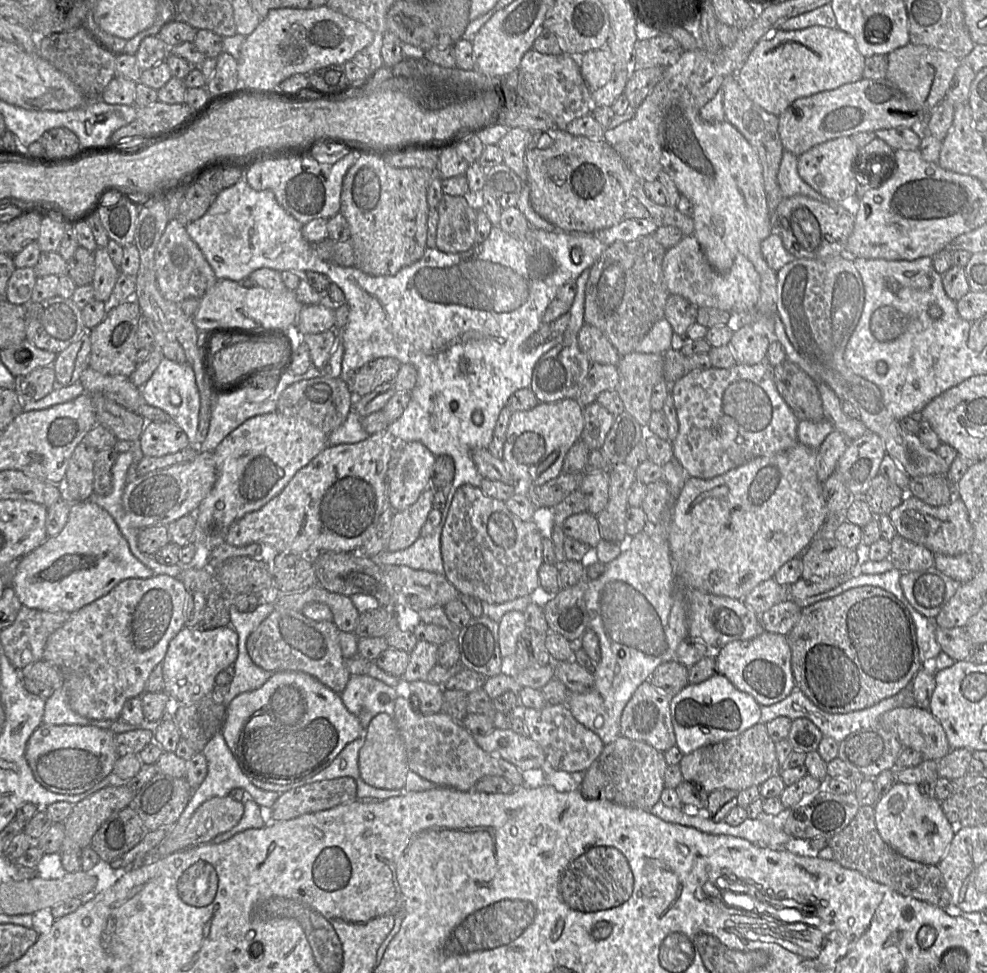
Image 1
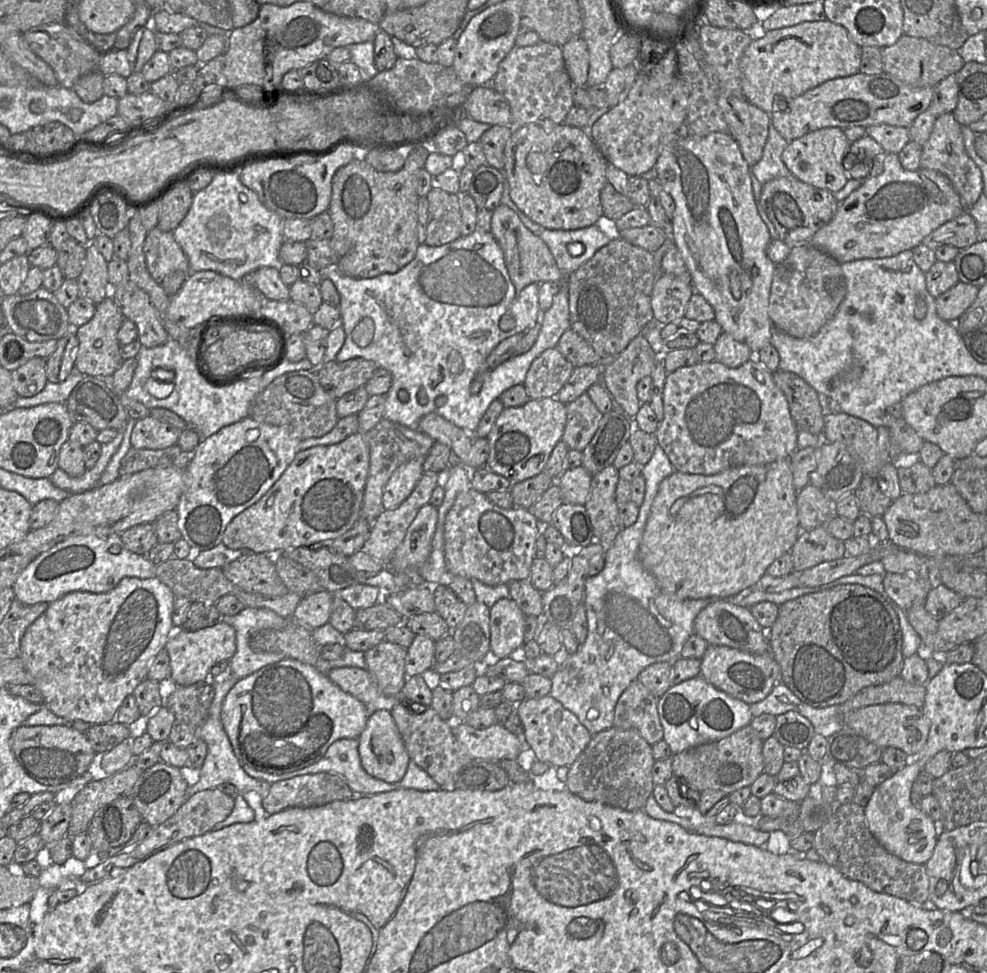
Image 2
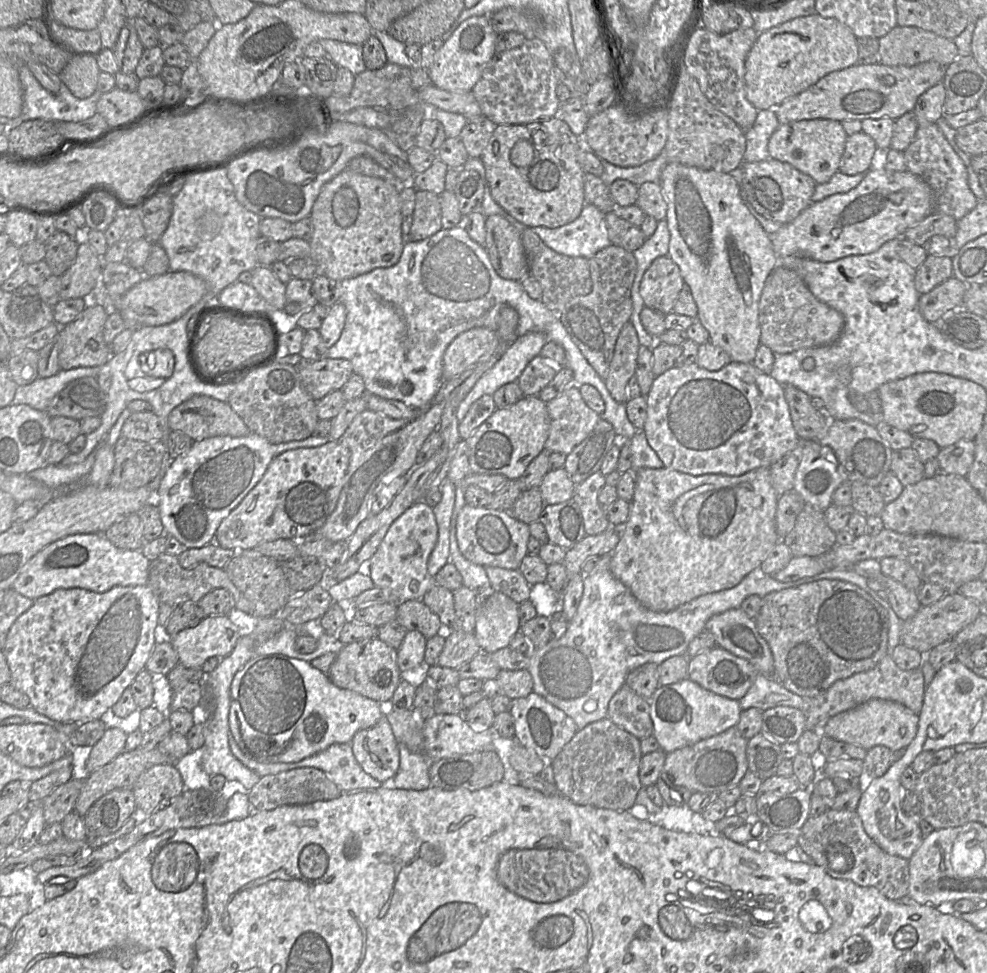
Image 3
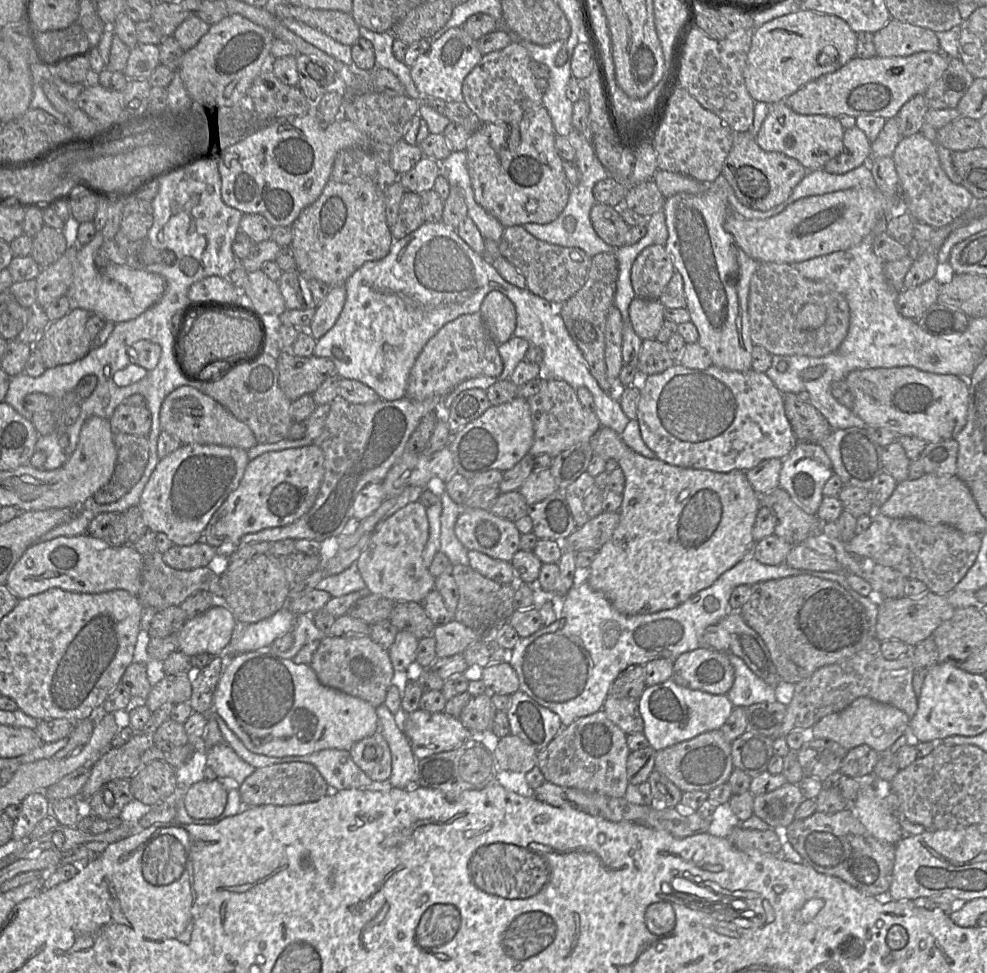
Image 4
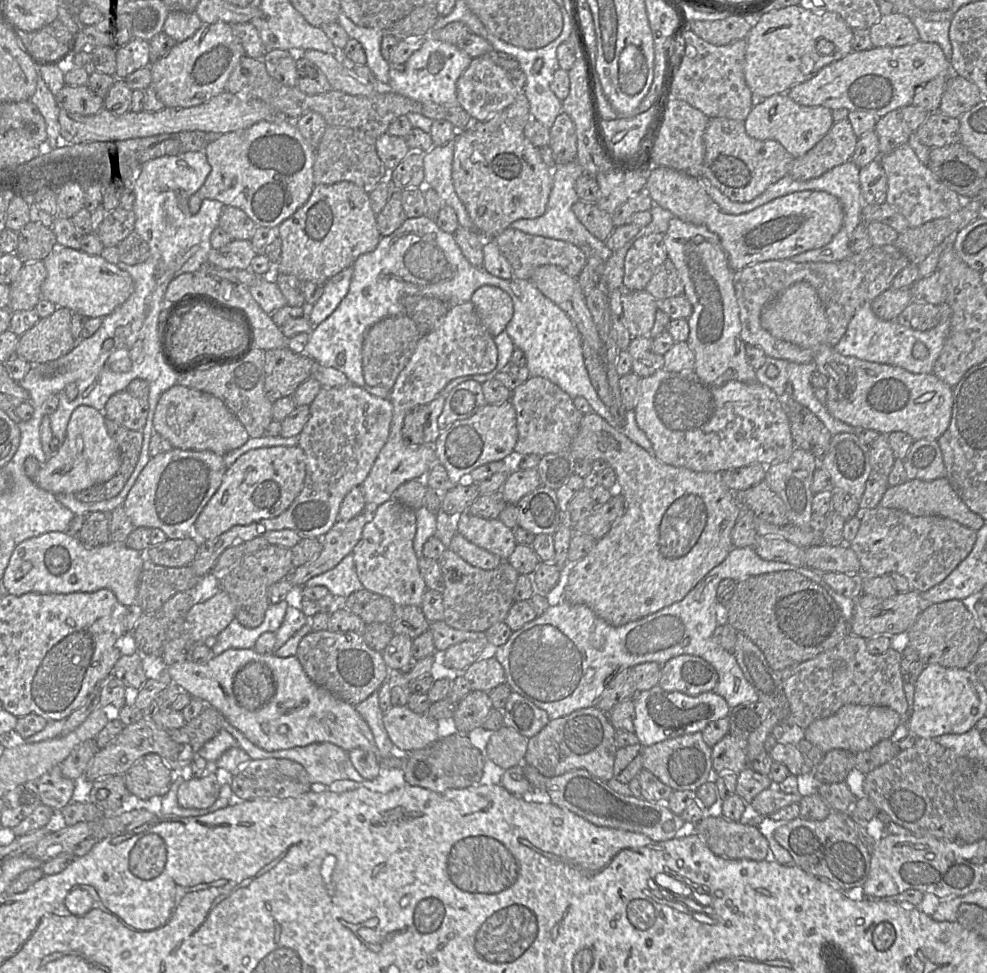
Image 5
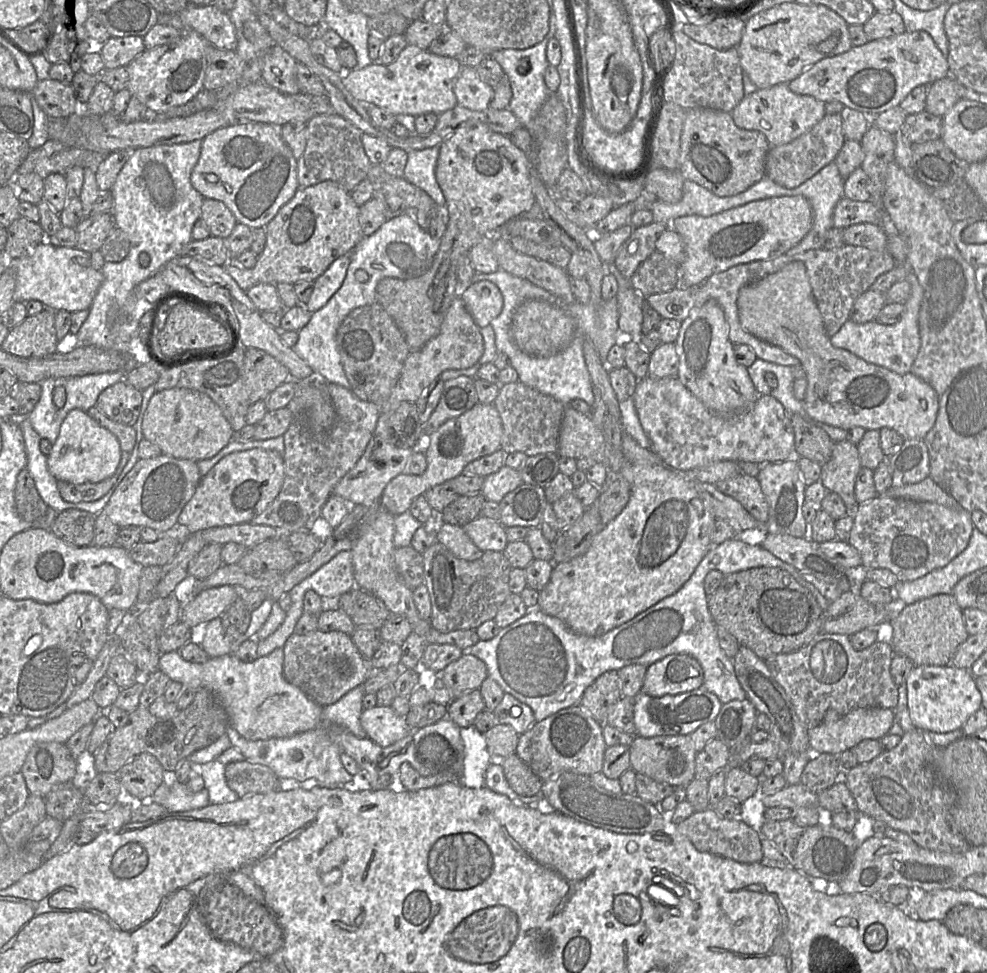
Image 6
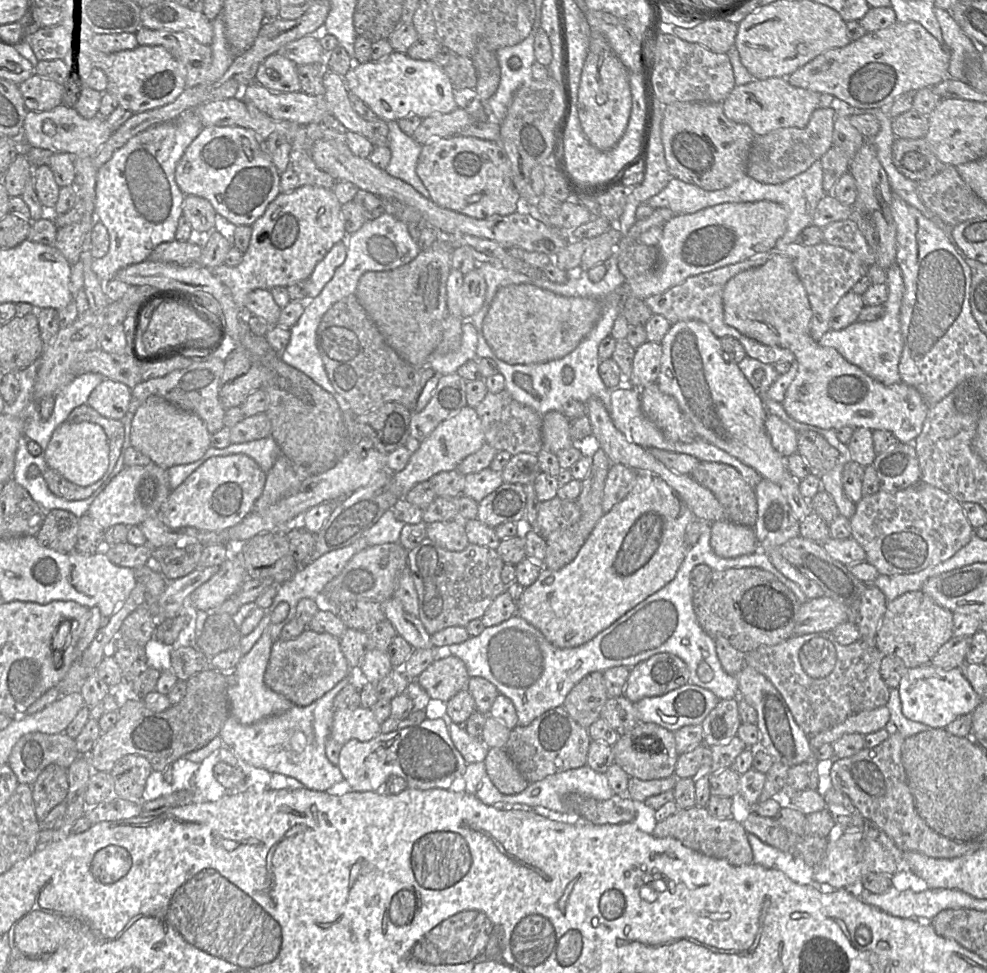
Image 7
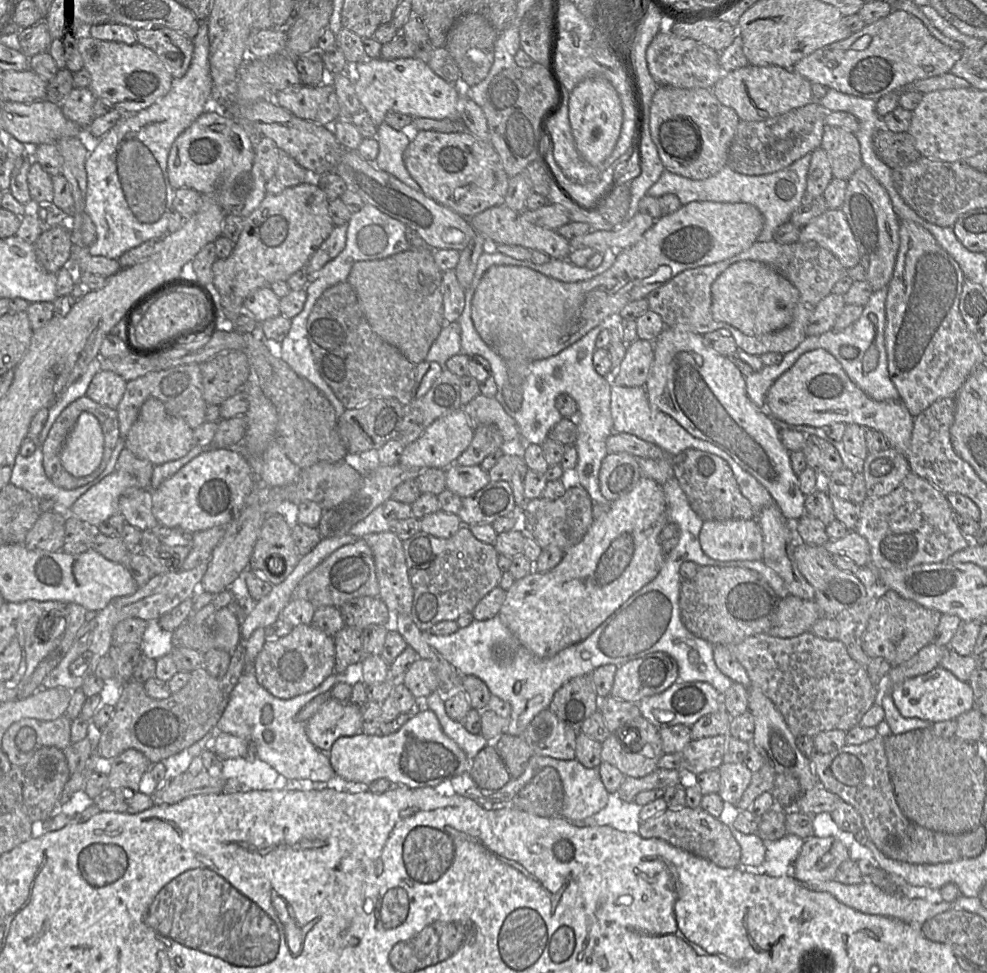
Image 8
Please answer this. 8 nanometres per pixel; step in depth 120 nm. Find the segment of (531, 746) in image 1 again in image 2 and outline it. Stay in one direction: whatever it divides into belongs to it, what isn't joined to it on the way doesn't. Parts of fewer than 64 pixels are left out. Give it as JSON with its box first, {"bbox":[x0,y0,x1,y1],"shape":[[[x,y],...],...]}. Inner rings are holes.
{"bbox":[451,722,523,760],"shape":[[[465,722],[451,723],[451,726],[456,739],[474,759],[516,760],[523,749],[521,739],[502,724],[486,729],[475,729]]]}

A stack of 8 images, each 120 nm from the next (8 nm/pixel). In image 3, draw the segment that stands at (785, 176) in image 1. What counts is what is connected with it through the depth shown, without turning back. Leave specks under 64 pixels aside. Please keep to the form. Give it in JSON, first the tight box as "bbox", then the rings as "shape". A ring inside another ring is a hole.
{"bbox":[744,109,779,162],"shape":[[[774,109],[759,110],[754,124],[745,131],[744,161],[759,162],[771,158],[768,151],[768,142],[778,127],[779,121]]]}

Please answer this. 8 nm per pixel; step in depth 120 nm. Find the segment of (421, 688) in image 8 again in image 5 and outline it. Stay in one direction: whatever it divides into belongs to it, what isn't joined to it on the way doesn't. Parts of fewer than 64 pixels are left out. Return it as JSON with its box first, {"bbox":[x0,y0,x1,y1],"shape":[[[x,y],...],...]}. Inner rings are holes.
{"bbox":[461,657,506,692],"shape":[[[495,657],[479,659],[461,675],[471,691],[489,692],[506,682],[505,671]]]}

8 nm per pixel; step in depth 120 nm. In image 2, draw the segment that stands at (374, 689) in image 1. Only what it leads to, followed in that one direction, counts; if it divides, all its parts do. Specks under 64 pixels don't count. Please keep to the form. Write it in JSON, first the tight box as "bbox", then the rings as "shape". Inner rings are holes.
{"bbox":[327,667,398,716],"shape":[[[334,667],[327,676],[344,692],[361,701],[368,716],[380,709],[390,711],[398,700],[398,695],[382,694],[366,669]]]}

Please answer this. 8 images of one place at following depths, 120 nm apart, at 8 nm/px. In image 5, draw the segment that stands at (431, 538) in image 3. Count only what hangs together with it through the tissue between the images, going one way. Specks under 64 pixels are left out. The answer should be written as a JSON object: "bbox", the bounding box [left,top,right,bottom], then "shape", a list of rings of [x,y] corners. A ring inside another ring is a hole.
{"bbox":[352,498,427,606],"shape":[[[392,498],[374,508],[372,520],[364,526],[352,550],[357,576],[364,589],[388,598],[396,606],[421,606],[427,590],[413,547],[416,528],[415,509]]]}

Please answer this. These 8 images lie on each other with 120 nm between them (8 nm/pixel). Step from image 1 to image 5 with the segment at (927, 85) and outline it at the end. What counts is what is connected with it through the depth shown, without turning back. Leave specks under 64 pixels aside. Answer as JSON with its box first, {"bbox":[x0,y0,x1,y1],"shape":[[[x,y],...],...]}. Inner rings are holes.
{"bbox":[869,12,920,47],"shape":[[[897,12],[882,15],[881,19],[869,28],[869,32],[875,47],[900,47],[920,41],[919,32],[912,20]]]}

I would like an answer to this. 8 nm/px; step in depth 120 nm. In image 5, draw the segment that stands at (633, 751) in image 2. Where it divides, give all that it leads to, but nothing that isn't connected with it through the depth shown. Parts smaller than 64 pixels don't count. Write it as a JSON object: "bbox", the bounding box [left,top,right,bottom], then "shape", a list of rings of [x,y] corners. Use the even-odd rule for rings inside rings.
{"bbox":[524,706,618,782],"shape":[[[595,706],[582,708],[551,720],[537,735],[529,738],[524,762],[547,778],[584,769],[607,782],[614,776],[614,761],[618,750],[615,732],[605,712]]]}

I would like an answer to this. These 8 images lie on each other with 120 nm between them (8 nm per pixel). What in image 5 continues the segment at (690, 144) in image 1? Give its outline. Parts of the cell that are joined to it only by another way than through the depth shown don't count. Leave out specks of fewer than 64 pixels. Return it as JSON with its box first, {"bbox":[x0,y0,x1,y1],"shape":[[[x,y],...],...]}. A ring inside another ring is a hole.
{"bbox":[663,216,755,385],"shape":[[[673,216],[663,240],[668,258],[682,282],[683,295],[692,305],[692,313],[687,319],[689,337],[686,342],[695,356],[693,371],[710,385],[732,380],[755,382],[755,370],[746,359],[747,344],[741,339],[739,306],[733,283],[735,271],[729,265],[719,237],[703,225]]]}

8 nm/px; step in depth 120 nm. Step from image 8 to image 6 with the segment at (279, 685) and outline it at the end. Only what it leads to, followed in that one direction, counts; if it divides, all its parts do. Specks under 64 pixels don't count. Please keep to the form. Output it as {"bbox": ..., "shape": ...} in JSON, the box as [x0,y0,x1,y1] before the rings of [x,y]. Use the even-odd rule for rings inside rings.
{"bbox":[282,631,373,707],"shape":[[[340,631],[293,633],[282,649],[284,678],[321,707],[337,702],[348,691],[362,685],[373,671],[369,659],[360,654],[351,635]]]}

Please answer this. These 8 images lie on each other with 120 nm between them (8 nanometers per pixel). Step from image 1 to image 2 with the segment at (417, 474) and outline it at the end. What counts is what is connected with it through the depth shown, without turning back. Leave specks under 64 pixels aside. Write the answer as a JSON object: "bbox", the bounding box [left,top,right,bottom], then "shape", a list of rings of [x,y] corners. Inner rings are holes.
{"bbox":[383,458,423,510],"shape":[[[416,458],[394,470],[383,490],[384,510],[393,510],[408,498],[423,474],[423,461]]]}

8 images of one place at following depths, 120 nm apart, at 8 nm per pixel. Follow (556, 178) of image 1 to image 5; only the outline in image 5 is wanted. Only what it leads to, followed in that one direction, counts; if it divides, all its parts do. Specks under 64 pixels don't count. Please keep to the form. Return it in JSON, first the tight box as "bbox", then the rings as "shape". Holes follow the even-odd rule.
{"bbox":[452,93,553,239],"shape":[[[519,93],[516,100],[484,121],[474,121],[465,130],[459,130],[452,143],[452,180],[457,196],[465,206],[469,218],[484,239],[494,239],[519,219],[534,219],[546,211],[553,184],[553,170],[524,134],[524,127],[532,119],[527,98]]]}

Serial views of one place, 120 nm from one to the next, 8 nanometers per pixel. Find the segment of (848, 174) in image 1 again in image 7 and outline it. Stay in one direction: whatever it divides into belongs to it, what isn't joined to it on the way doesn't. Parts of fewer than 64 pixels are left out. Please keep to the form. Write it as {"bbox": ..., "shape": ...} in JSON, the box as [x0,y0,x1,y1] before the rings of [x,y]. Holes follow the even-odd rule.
{"bbox":[721,77,820,135],"shape":[[[772,77],[763,80],[754,79],[747,84],[736,85],[721,106],[729,119],[748,125],[756,135],[764,135],[780,128],[806,126],[812,113],[819,107],[819,97],[820,94],[815,91],[791,85],[787,77]]]}

